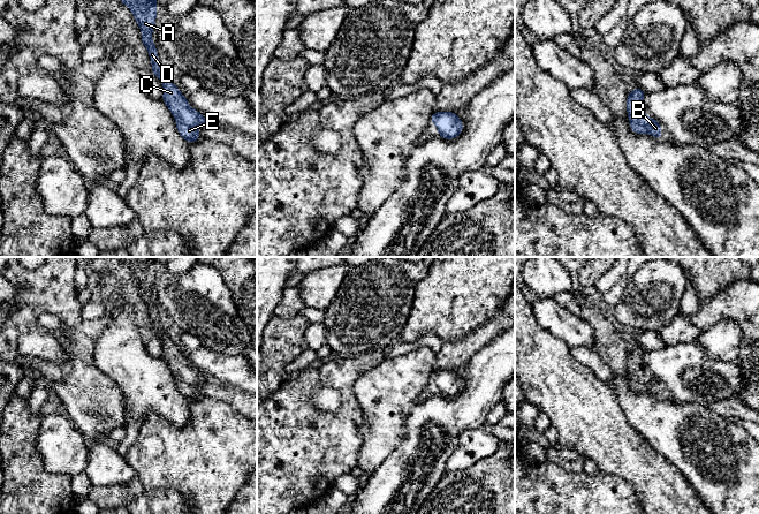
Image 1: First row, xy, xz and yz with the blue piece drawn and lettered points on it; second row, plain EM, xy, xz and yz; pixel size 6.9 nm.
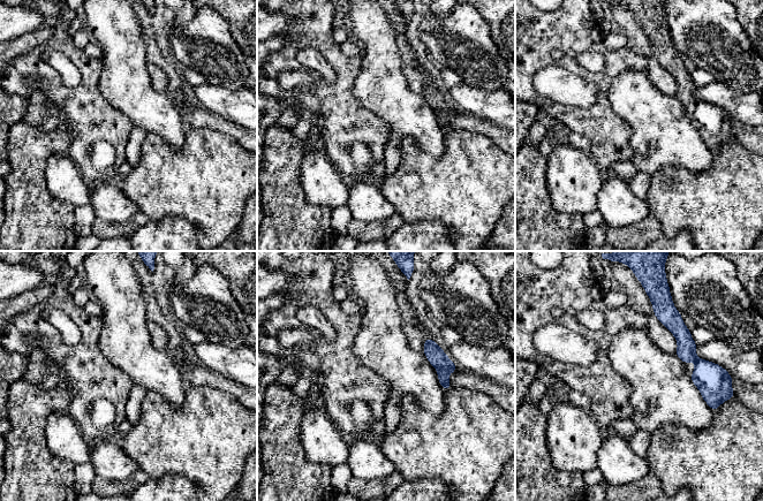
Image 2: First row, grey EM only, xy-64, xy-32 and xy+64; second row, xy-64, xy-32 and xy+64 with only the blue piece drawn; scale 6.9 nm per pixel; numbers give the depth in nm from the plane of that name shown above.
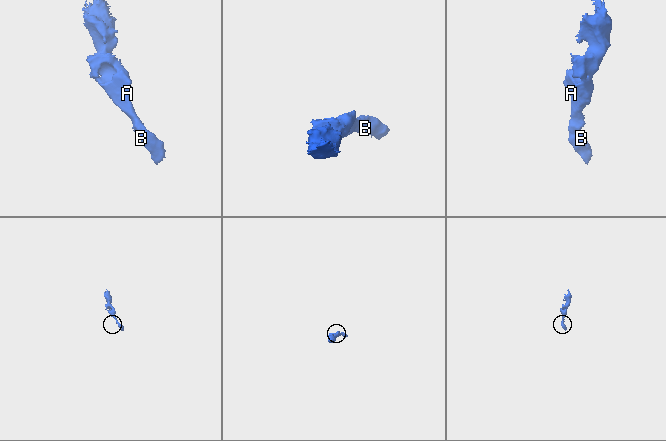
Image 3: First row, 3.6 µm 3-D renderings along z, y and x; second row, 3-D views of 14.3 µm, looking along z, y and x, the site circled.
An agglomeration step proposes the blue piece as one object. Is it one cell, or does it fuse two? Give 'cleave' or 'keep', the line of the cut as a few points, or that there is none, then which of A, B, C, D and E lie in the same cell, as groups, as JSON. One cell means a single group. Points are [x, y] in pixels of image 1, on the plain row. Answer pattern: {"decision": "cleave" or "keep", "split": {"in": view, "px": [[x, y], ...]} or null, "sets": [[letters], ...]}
{"decision": "keep", "split": null, "sets": [["A", "B", "C", "D", "E"]]}

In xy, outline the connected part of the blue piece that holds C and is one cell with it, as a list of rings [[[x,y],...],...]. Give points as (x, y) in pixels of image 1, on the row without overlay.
[[[119,257],[132,271],[141,289],[141,300],[147,307],[152,326],[150,327],[162,341],[164,353],[162,360],[167,363],[173,376],[175,376],[176,387],[179,392],[188,400],[188,402],[198,399],[203,394],[198,392],[202,383],[210,380],[199,370],[192,366],[182,353],[179,346],[162,330],[159,320],[157,304],[152,300],[152,290],[157,278],[157,257]]]

